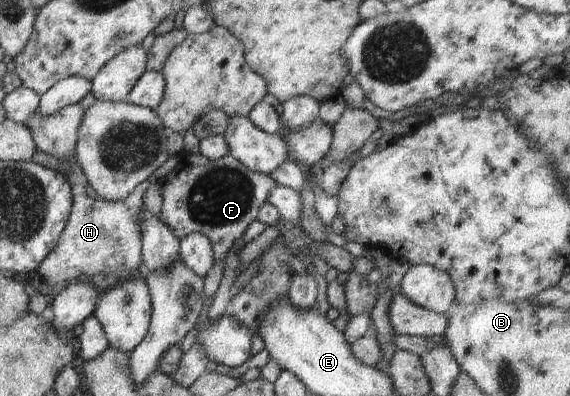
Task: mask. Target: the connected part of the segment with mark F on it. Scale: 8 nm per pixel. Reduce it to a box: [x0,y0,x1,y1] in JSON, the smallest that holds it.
[158,153,277,263]

